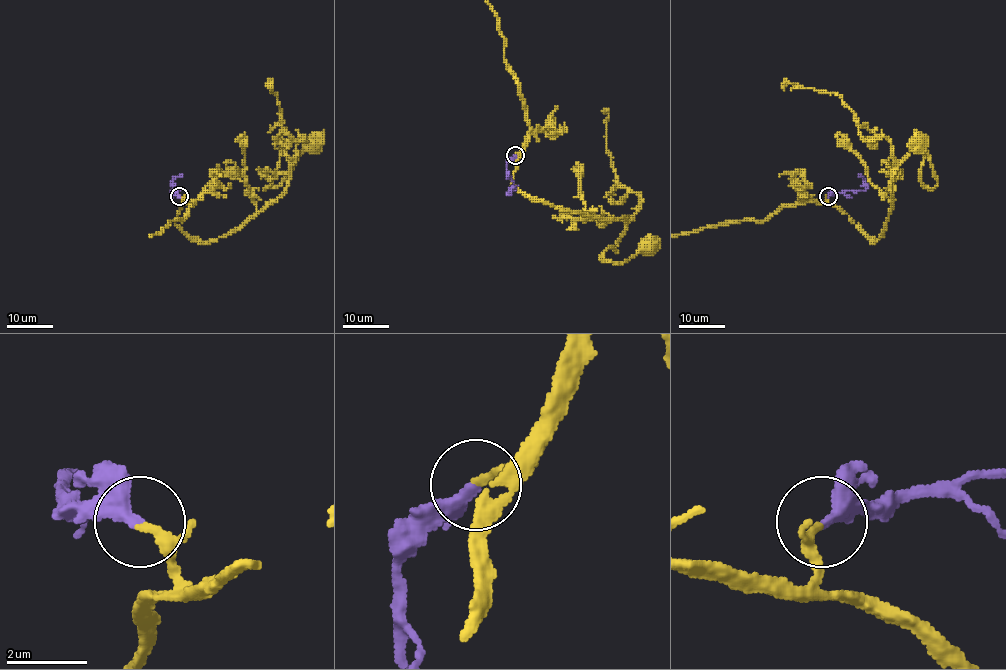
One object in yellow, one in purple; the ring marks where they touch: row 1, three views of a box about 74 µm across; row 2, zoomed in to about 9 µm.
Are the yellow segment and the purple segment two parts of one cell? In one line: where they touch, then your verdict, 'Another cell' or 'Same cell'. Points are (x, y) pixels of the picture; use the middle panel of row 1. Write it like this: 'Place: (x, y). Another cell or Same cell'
Place: (515, 155). Same cell

